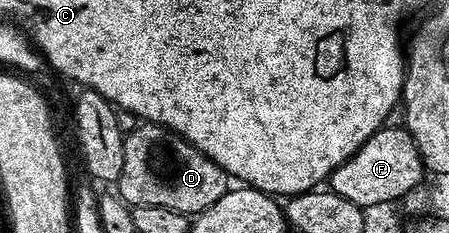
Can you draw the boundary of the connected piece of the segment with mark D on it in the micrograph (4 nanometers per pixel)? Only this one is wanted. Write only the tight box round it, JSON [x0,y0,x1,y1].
[116,121,226,215]

